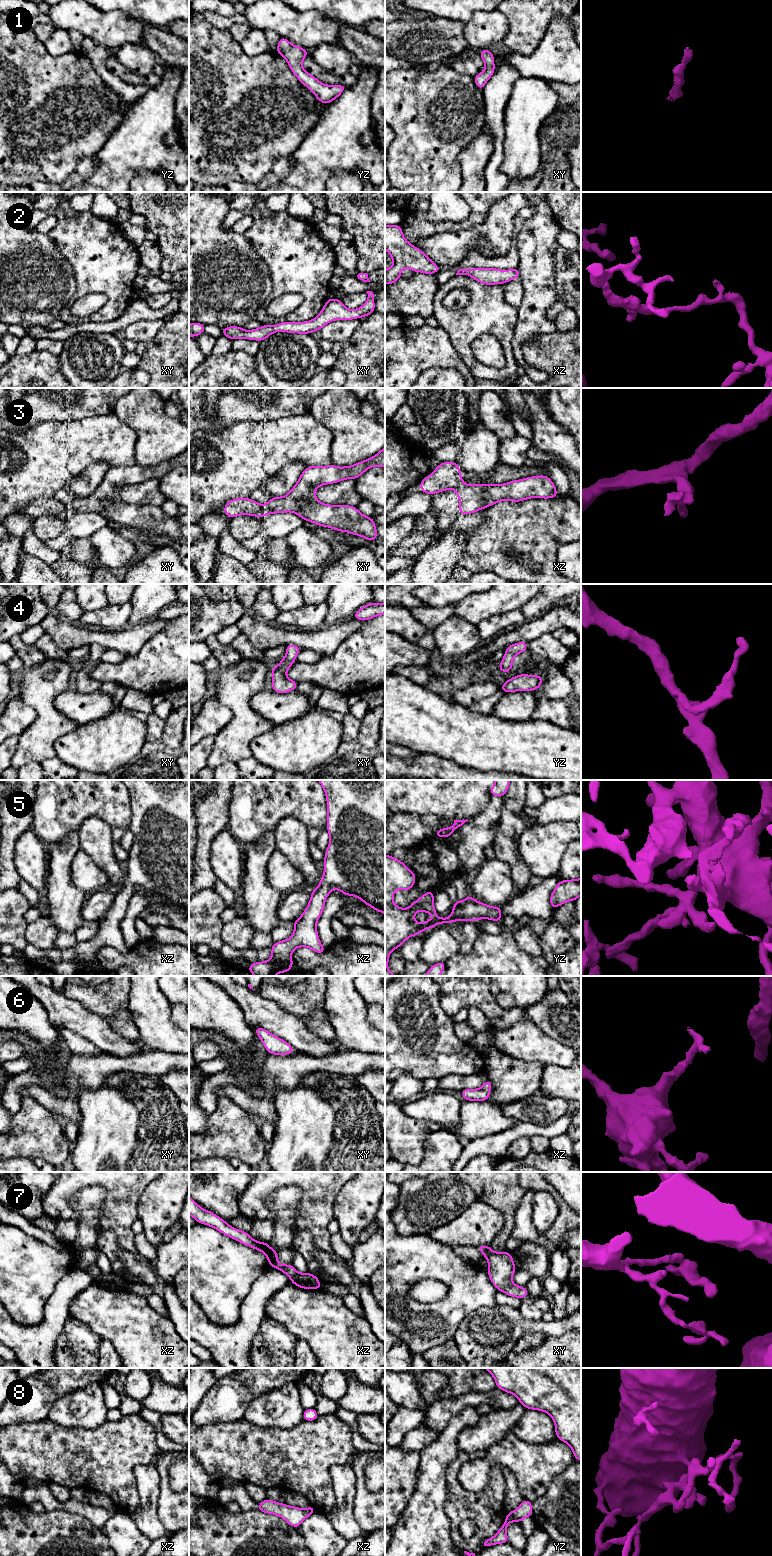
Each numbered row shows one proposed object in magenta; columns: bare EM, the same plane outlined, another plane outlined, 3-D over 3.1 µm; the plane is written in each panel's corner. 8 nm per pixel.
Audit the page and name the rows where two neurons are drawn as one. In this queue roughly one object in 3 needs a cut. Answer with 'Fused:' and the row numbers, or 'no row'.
Fused: 3, 7

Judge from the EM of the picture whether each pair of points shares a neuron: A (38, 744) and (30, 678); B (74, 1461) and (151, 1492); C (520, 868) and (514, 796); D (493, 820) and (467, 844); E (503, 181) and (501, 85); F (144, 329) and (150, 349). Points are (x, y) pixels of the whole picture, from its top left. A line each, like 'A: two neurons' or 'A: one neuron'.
A: one neuron
B: two neurons
C: one neuron
D: one neuron
E: one neuron
F: two neurons

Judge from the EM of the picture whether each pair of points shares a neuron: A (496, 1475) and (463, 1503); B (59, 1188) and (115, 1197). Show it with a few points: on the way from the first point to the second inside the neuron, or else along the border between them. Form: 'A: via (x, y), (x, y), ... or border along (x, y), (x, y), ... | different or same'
A: via (495, 1486), (478, 1503), (474, 1503) | same
B: via (74, 1182), (103, 1182) | same

